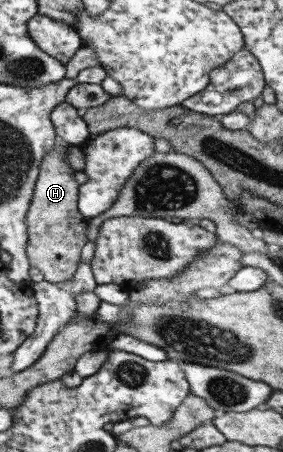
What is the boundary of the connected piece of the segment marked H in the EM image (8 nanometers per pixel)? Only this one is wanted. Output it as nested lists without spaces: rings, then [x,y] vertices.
[[[57,138],[53,149],[43,156],[25,215],[25,232],[28,238],[25,243],[27,262],[29,266],[37,268],[43,275],[43,281],[50,283],[53,288],[59,282],[71,280],[81,258],[79,251],[87,244],[87,219],[79,214],[76,206],[79,185],[73,178],[75,170],[69,168],[65,162],[65,151],[66,144]]]

